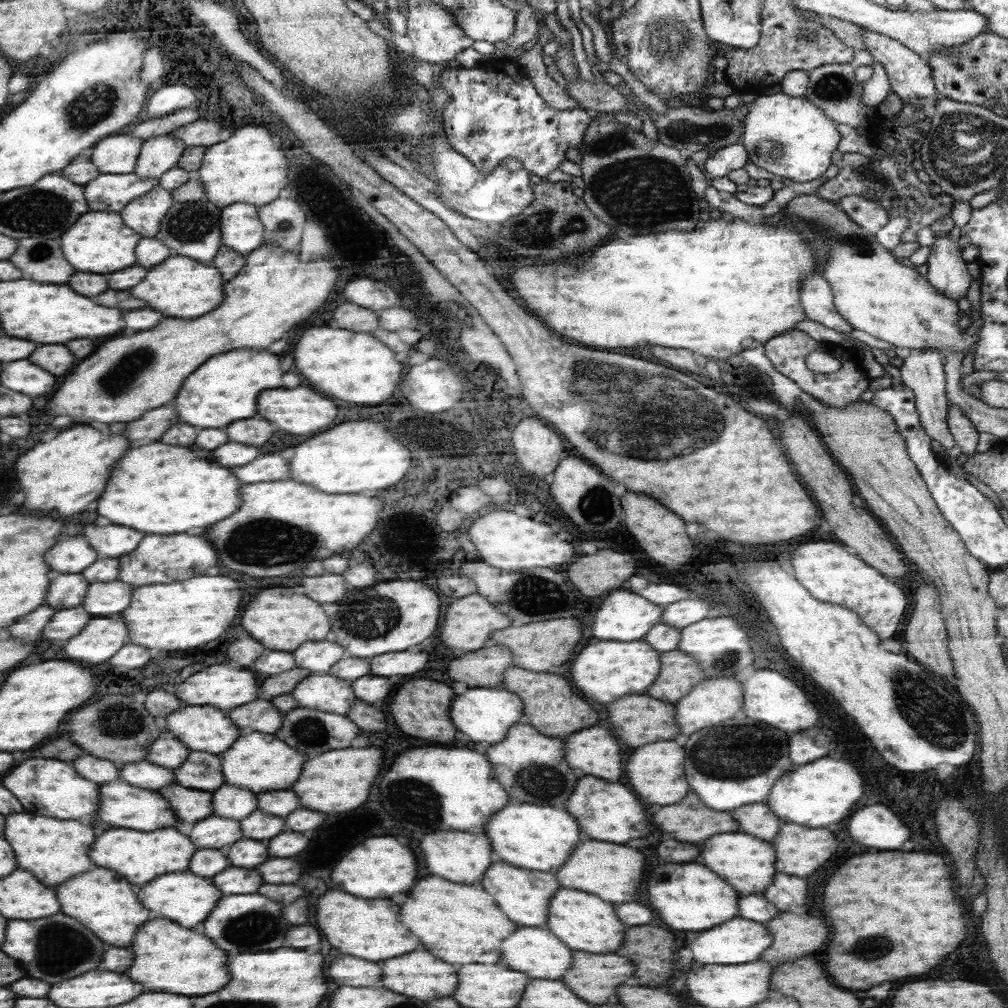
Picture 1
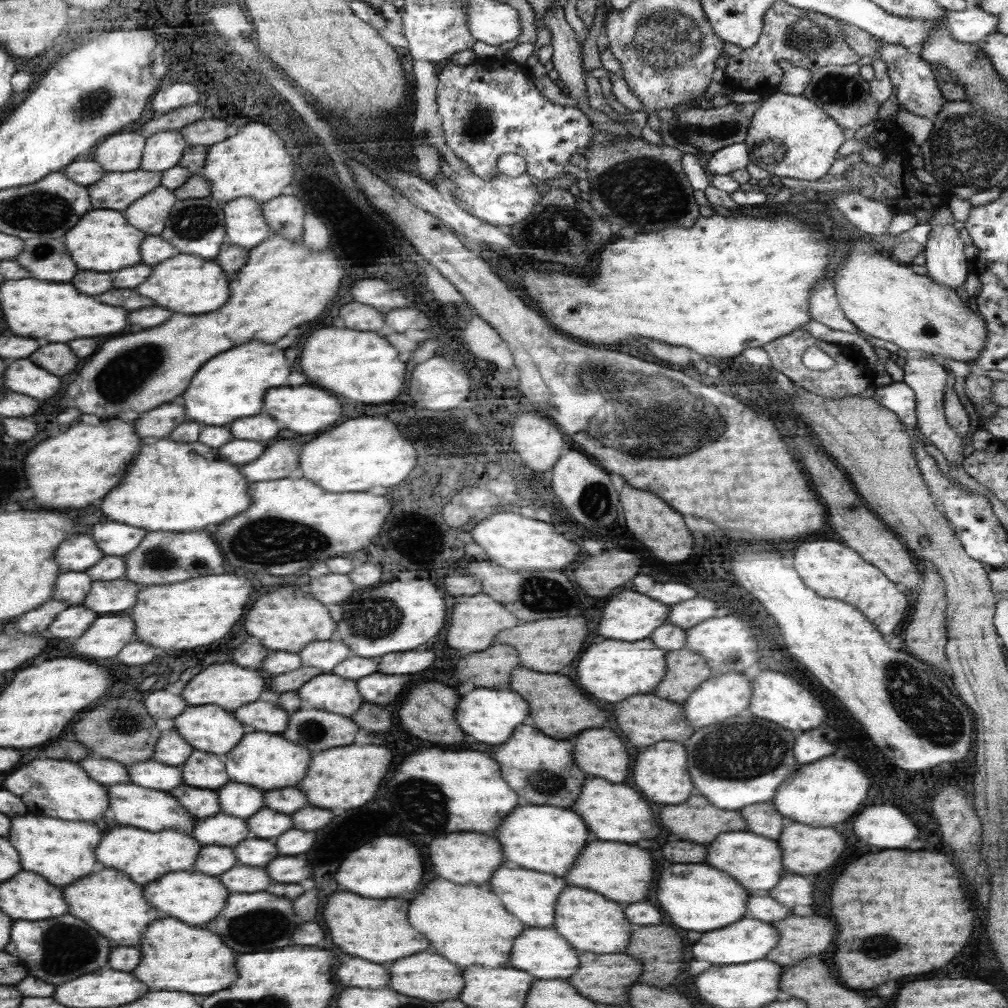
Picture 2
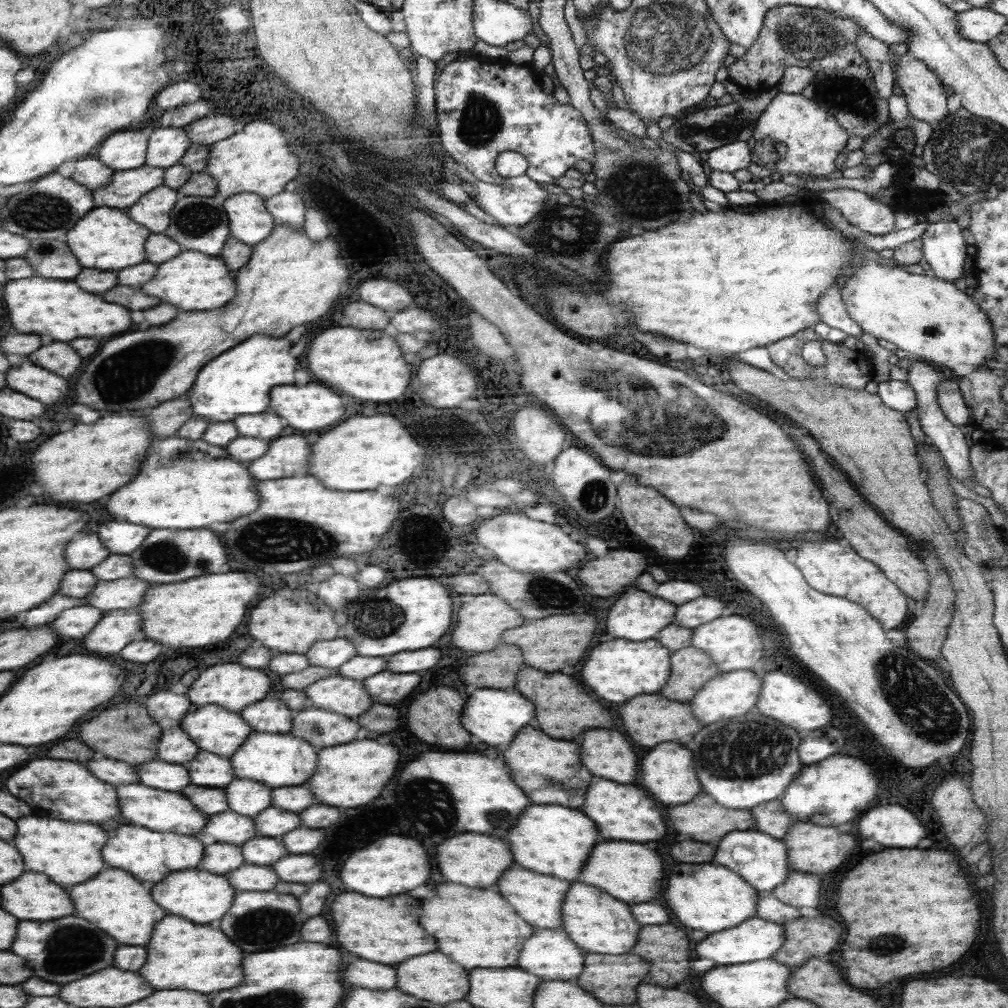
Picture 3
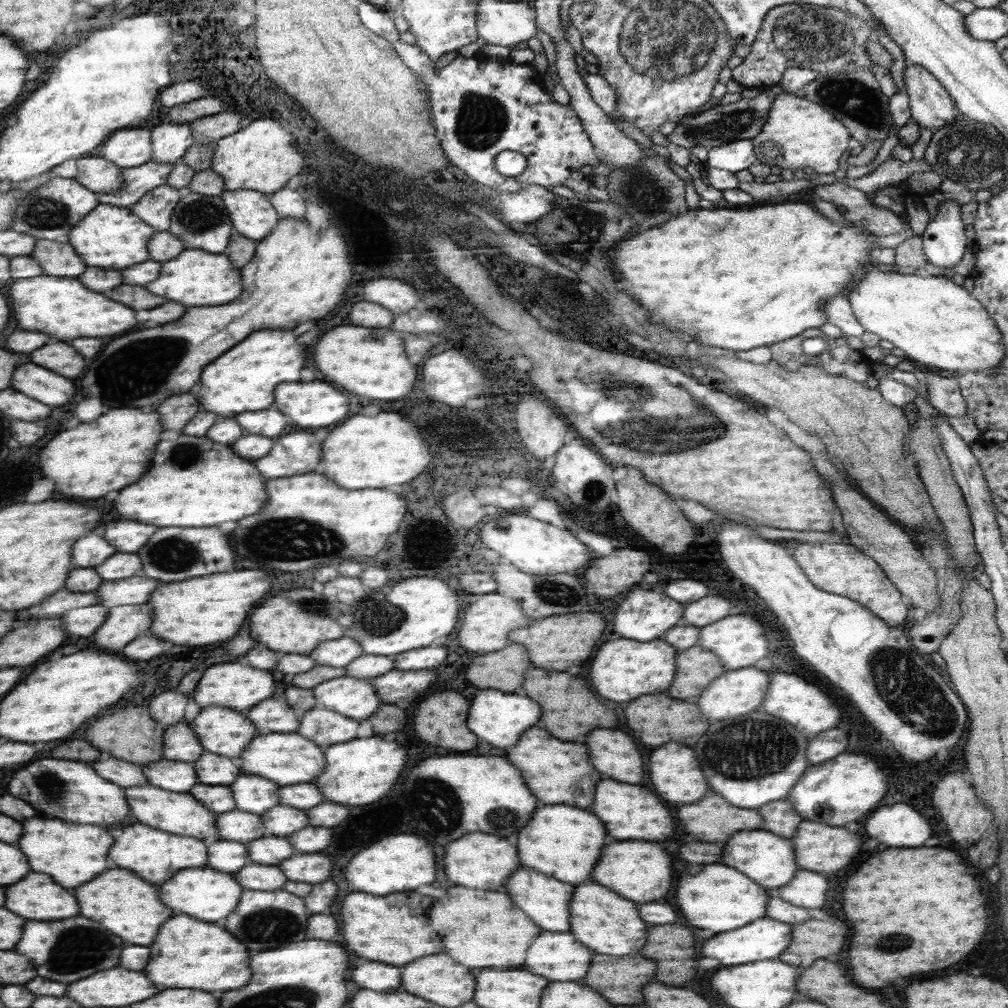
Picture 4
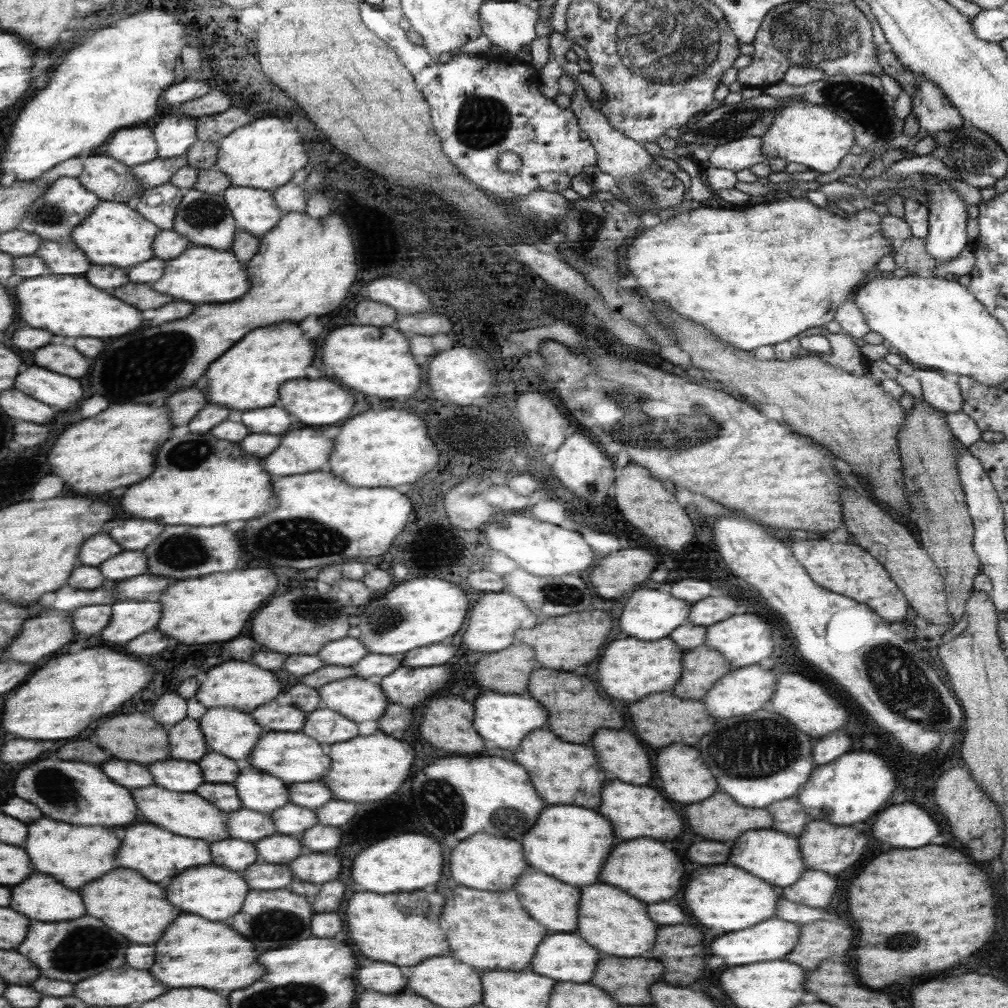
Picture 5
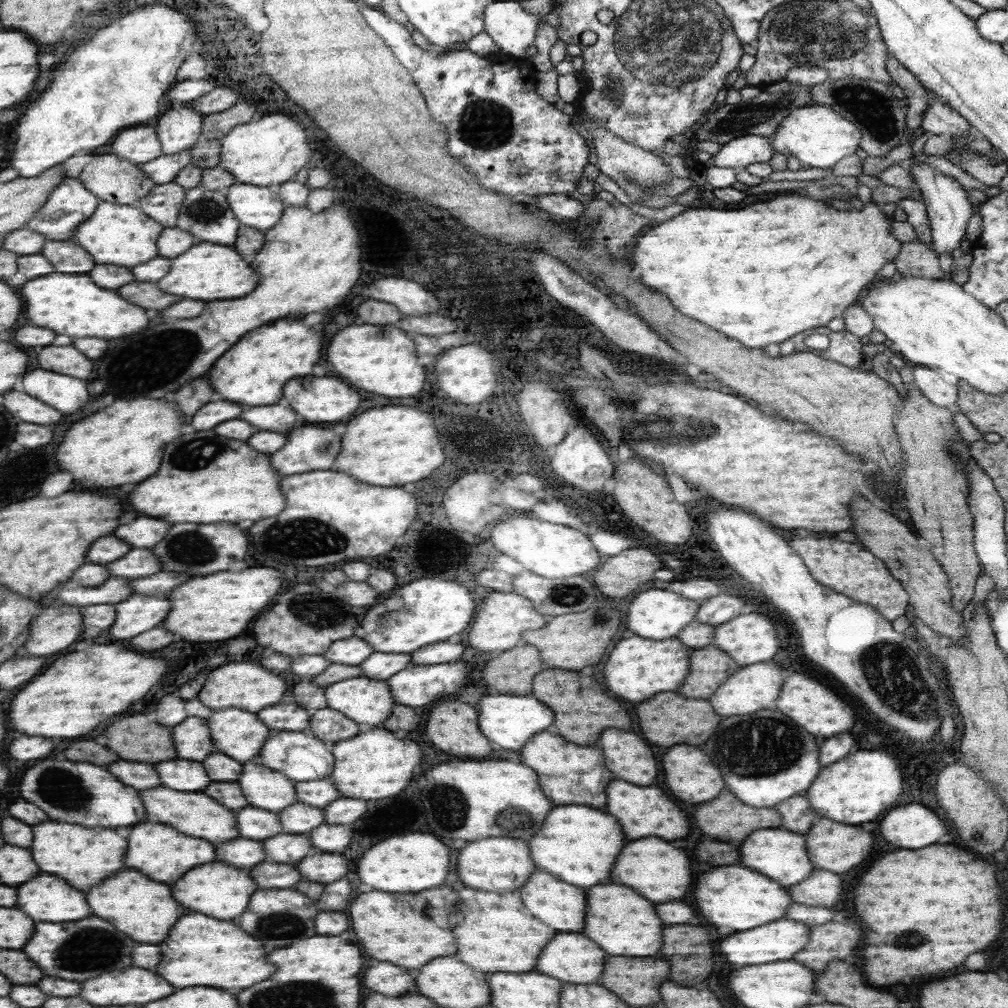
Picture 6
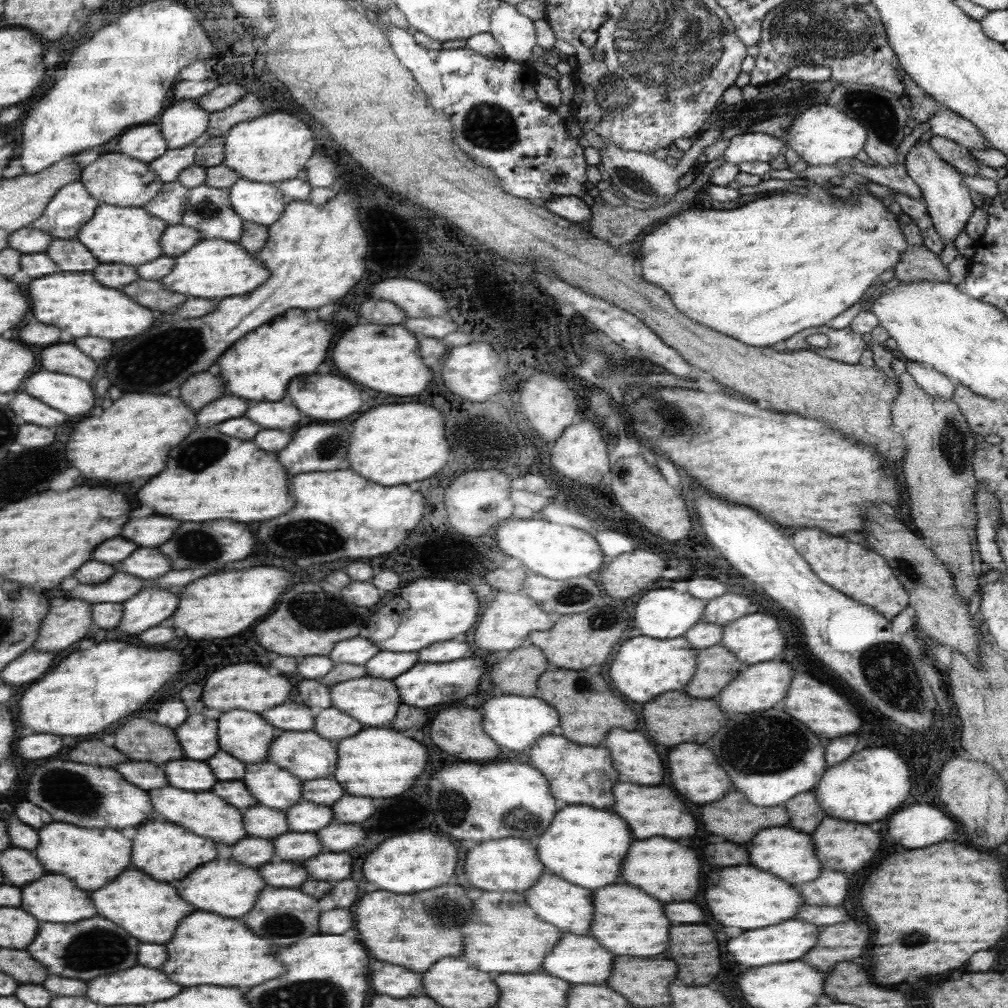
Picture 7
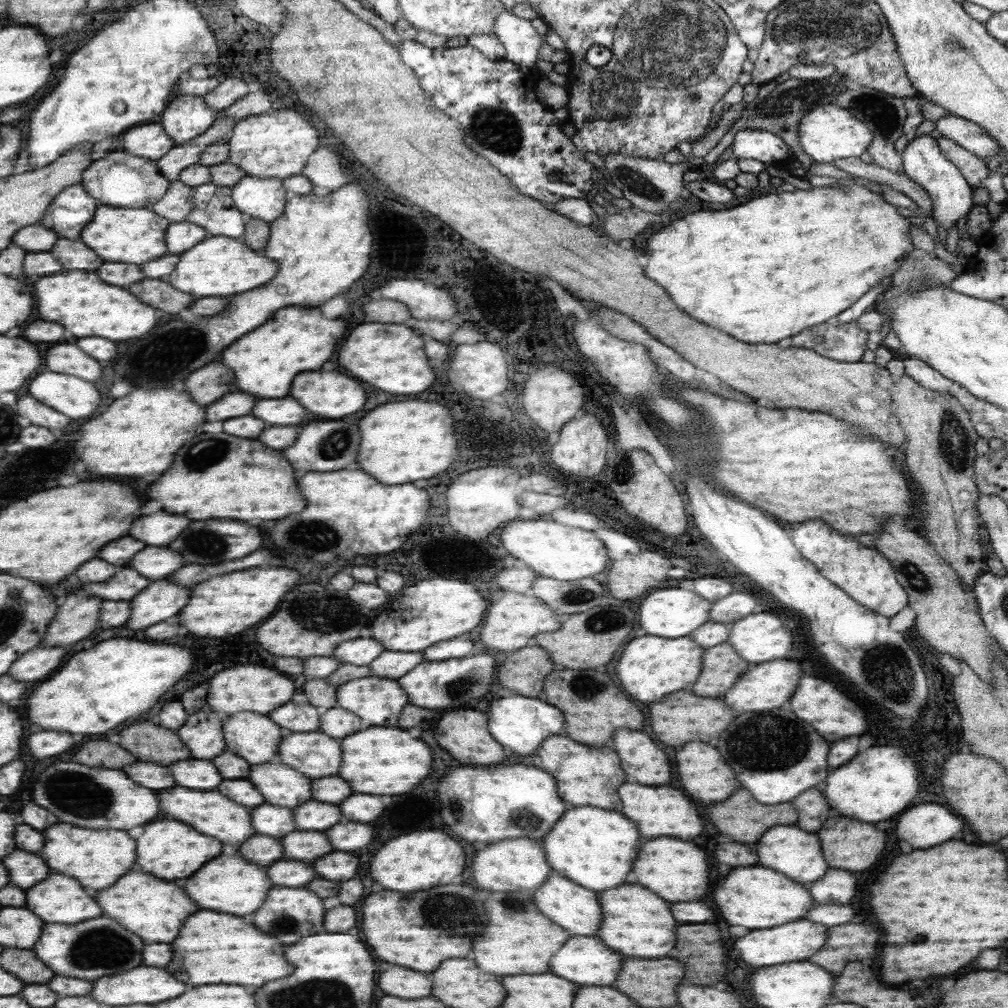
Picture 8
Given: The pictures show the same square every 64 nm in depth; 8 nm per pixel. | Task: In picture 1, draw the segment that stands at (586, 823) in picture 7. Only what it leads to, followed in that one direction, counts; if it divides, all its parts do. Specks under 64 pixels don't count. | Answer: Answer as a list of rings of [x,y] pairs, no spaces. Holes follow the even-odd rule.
[[[530,803],[508,804],[504,812],[496,812],[496,816],[488,820],[488,832],[484,833],[496,846],[495,852],[500,854],[498,860],[518,868],[542,872],[554,872],[560,868],[580,838],[580,828],[574,816],[566,810]]]

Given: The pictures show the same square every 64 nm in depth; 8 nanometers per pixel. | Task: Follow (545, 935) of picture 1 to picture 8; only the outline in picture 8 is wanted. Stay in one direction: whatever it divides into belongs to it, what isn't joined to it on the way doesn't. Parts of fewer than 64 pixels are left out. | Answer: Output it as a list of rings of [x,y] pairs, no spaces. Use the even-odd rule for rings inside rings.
[[[572,936],[560,956],[552,960],[552,972],[580,986],[612,986],[622,956],[592,936]]]

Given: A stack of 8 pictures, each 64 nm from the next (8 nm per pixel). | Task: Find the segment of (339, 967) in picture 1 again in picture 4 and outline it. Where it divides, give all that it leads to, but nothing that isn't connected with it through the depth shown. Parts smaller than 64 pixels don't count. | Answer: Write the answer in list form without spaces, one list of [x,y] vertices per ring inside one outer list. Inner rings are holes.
[[[366,960],[352,968],[352,980],[356,980],[360,988],[376,992],[394,991],[394,988],[400,986],[400,970],[390,964]]]

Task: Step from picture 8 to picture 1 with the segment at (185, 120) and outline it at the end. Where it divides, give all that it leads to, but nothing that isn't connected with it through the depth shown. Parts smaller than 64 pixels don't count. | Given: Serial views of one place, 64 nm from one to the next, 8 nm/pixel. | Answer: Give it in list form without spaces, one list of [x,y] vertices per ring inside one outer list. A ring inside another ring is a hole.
[[[173,133],[148,138],[144,141],[134,174],[150,180],[159,180],[164,172],[179,165],[187,147]]]

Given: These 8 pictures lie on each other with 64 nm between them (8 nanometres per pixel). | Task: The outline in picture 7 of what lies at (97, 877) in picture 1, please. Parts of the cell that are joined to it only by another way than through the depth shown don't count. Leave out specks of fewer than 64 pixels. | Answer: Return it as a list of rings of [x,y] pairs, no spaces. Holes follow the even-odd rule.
[[[128,870],[124,872],[124,876],[120,876],[120,880],[112,880],[108,888],[94,890],[92,900],[96,900],[96,908],[100,908],[102,918],[108,918],[114,924],[120,924],[122,928],[128,928],[132,936],[138,936],[138,940],[144,940],[148,944],[168,942],[174,936],[178,922],[190,912],[194,912],[194,906],[190,906],[176,894],[176,888],[152,880],[150,876],[138,870]]]

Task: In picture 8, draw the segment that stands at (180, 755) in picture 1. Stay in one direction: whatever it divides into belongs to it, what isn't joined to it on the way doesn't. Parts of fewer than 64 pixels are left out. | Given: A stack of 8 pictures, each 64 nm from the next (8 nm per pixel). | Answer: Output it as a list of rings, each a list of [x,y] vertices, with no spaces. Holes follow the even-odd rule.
[[[204,708],[189,714],[186,722],[179,728],[179,736],[183,738],[184,744],[191,749],[196,759],[211,761],[223,754],[226,746],[222,738],[224,718],[224,712],[216,714],[216,710]]]

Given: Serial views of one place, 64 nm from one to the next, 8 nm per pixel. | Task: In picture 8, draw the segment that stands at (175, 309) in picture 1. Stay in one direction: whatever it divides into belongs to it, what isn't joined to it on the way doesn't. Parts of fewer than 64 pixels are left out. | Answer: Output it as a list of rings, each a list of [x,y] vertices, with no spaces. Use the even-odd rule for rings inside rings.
[[[214,236],[205,238],[190,251],[181,254],[176,270],[162,280],[168,280],[168,284],[176,284],[176,288],[194,296],[234,296],[266,284],[274,278],[274,274],[276,264],[258,254],[242,238]]]

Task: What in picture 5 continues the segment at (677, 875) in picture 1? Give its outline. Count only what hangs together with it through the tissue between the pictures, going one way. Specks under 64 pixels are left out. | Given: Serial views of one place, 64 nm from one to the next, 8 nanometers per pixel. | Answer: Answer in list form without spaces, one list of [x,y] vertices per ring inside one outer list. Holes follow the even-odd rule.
[[[724,864],[700,866],[692,870],[692,876],[688,876],[688,888],[684,888],[684,908],[696,924],[722,928],[726,932],[743,931],[777,916],[779,904],[784,900],[780,888],[748,874],[746,870]]]

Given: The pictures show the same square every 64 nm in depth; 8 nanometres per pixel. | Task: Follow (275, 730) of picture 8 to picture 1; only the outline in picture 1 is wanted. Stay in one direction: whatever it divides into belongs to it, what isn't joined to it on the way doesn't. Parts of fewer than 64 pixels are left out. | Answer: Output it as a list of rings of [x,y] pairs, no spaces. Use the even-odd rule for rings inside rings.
[[[184,706],[166,716],[166,726],[192,751],[214,755],[228,751],[240,736],[239,726],[230,722],[226,712],[212,706]]]

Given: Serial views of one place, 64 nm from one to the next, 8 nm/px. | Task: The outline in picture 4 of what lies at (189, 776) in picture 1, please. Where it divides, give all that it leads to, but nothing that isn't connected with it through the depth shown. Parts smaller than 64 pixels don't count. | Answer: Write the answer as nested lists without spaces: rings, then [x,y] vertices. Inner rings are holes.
[[[205,750],[204,756],[194,761],[199,782],[209,785],[230,786],[240,774],[237,761]]]

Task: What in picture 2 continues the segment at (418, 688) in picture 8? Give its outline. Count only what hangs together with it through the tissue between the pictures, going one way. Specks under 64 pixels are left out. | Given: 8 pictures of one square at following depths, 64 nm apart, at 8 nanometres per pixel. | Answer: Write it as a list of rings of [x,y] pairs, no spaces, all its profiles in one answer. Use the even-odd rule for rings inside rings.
[[[376,671],[356,681],[364,700],[372,704],[392,704],[410,684],[410,676],[388,676]]]

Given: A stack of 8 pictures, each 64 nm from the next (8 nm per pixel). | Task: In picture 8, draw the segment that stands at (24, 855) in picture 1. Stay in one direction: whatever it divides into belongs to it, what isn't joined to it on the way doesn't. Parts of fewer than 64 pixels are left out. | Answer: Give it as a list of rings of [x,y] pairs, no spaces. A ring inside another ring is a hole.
[[[60,822],[44,830],[44,836],[48,836],[48,848],[44,848],[40,856],[52,864],[54,872],[76,876],[84,888],[104,890],[112,886],[122,874],[126,874],[136,862],[136,844],[124,830],[90,830]]]

